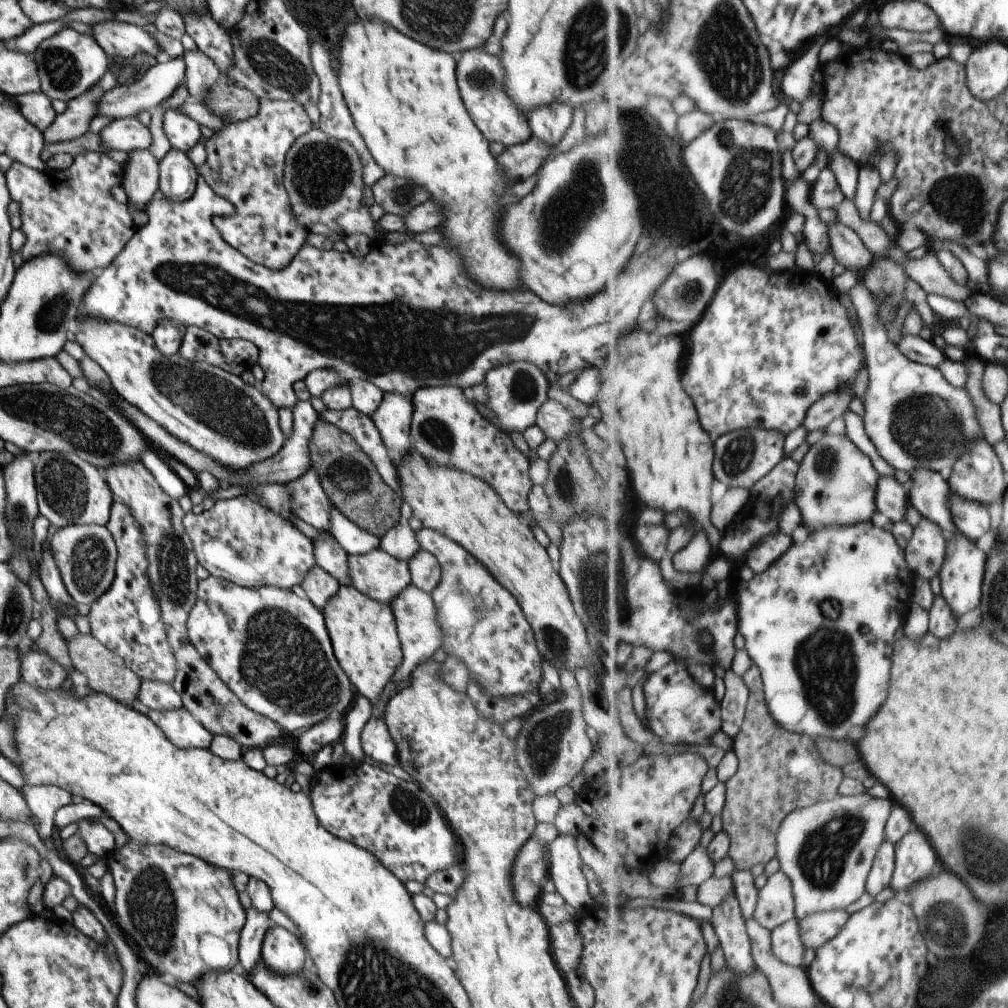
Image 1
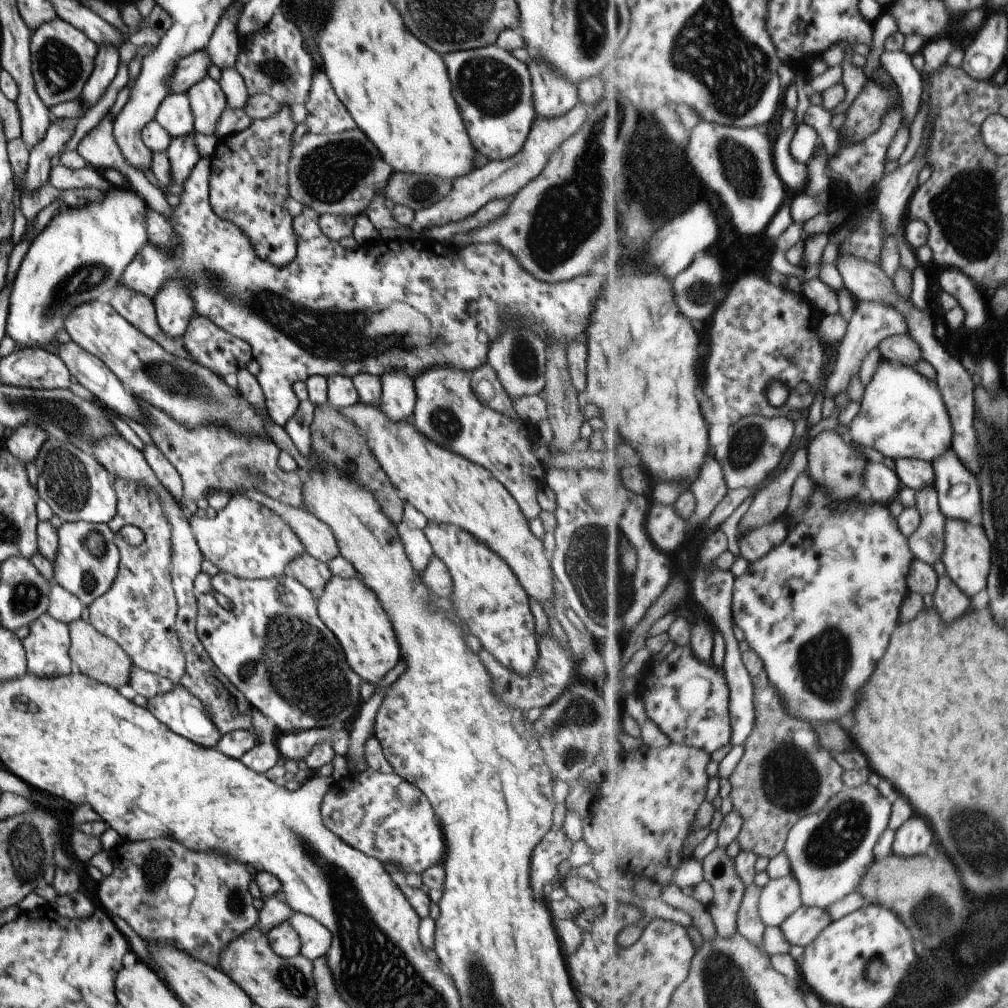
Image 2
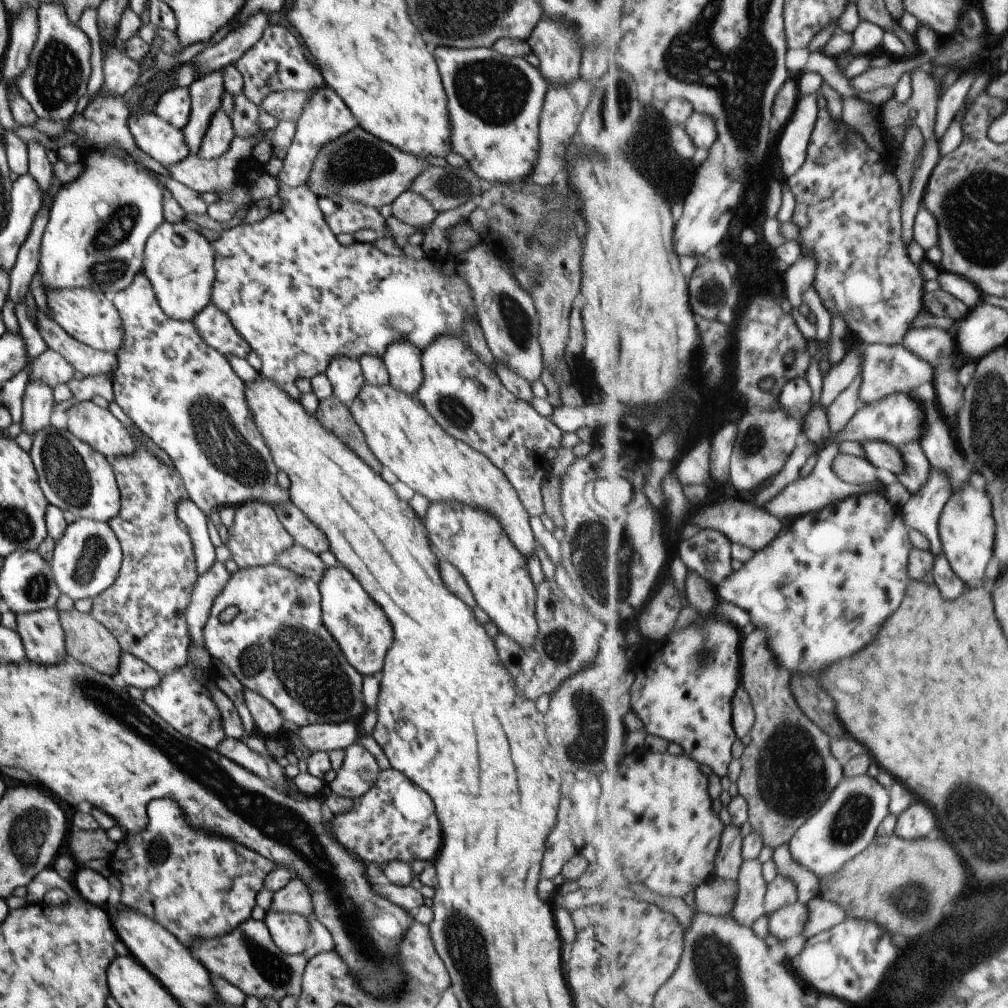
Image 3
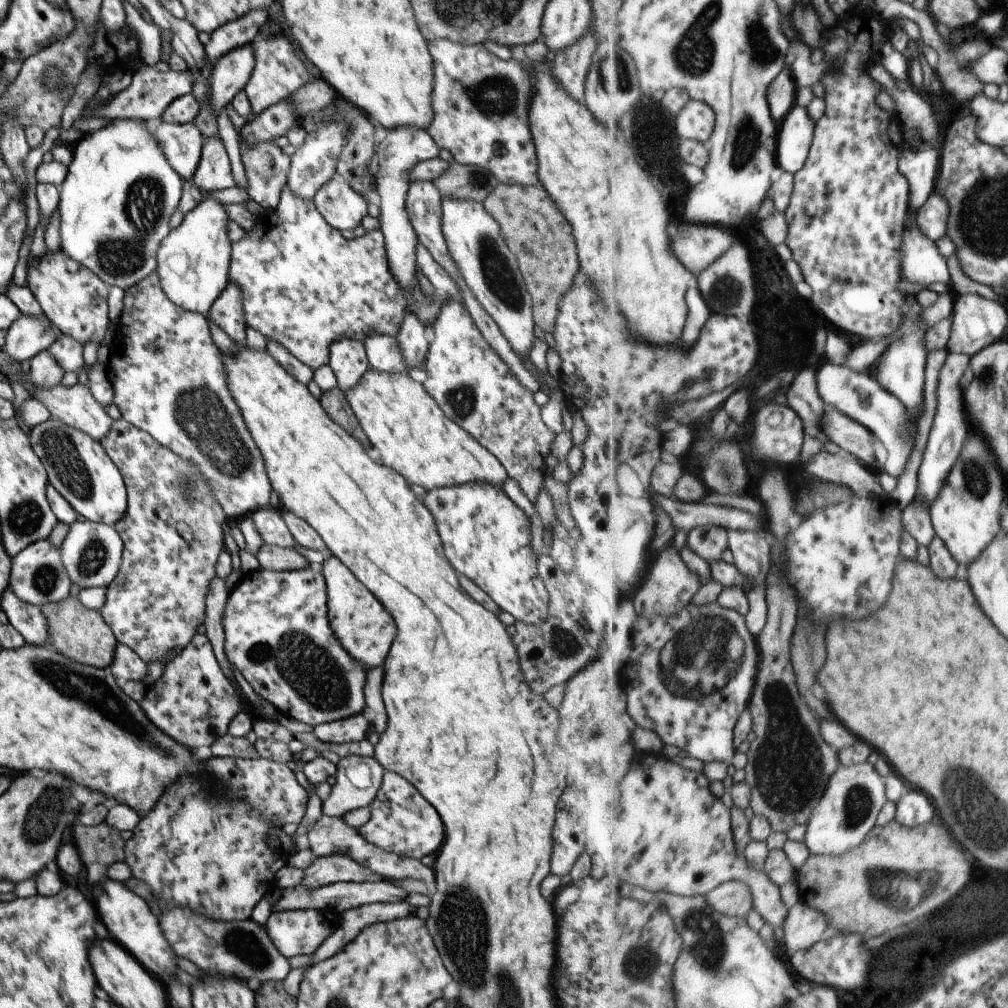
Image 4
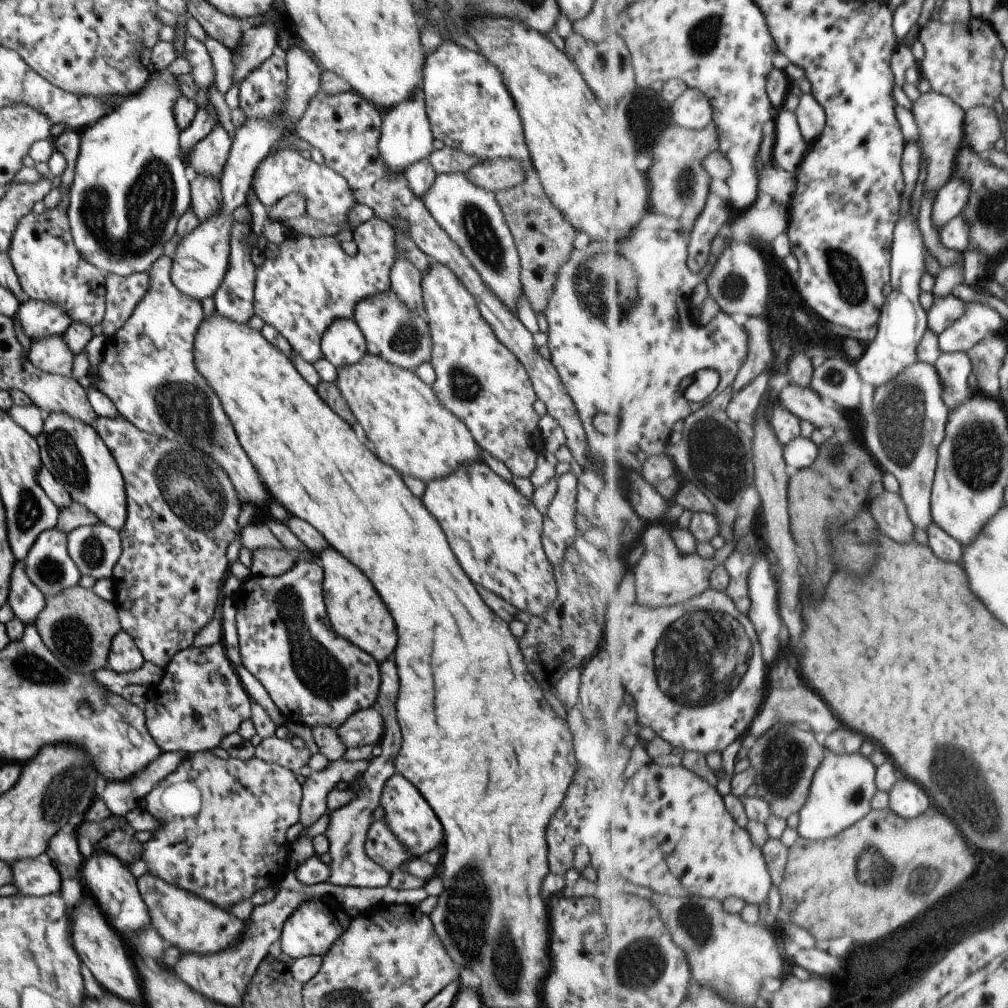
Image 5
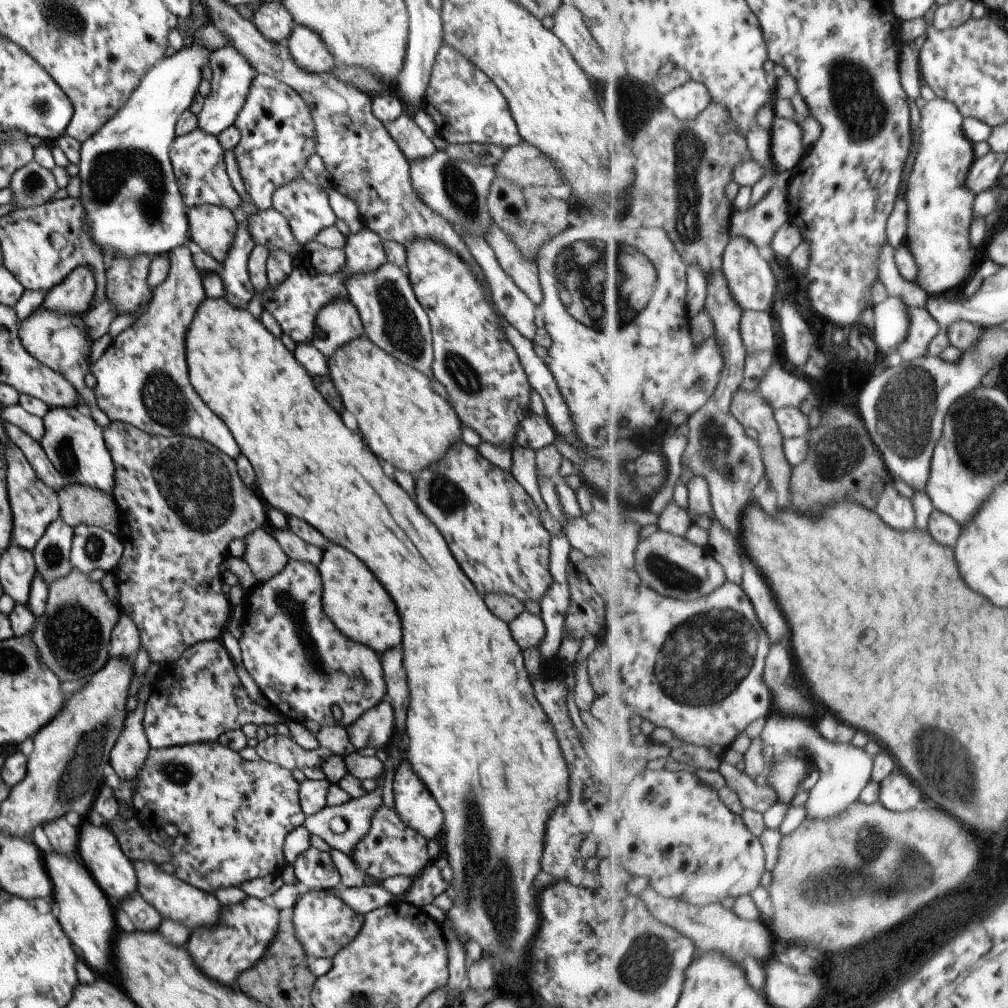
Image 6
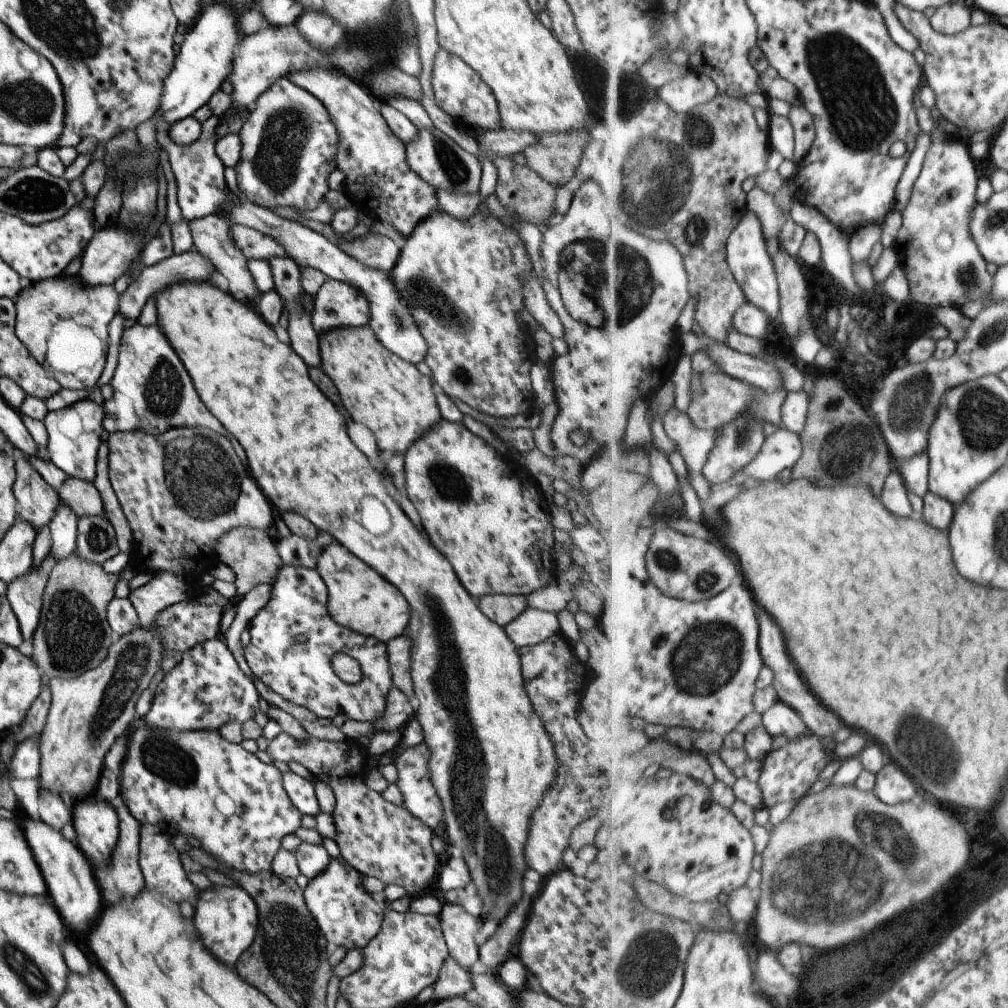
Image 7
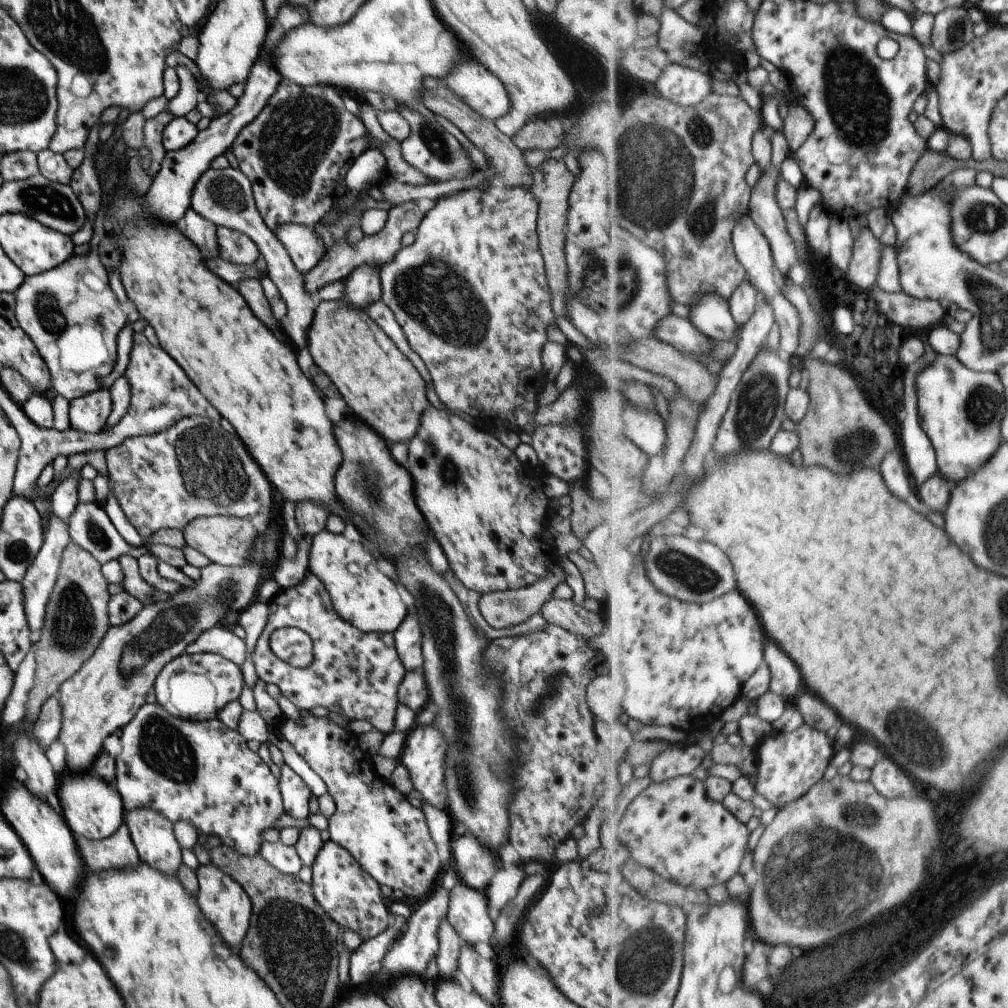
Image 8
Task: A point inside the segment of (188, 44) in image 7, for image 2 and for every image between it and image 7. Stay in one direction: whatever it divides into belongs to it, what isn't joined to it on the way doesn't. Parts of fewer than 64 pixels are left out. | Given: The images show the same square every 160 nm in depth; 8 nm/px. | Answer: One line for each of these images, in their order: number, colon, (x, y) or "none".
2: (81, 252)
3: (98, 223)
4: (119, 191)
5: (128, 190)
6: (124, 167)

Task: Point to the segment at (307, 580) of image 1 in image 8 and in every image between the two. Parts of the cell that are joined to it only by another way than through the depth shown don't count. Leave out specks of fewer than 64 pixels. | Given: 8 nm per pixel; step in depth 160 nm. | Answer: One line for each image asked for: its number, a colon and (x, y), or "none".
2: (310, 572)
3: (296, 558)
4: (272, 558)
5: (269, 562)
6: (264, 557)
7: (251, 554)
8: (226, 540)

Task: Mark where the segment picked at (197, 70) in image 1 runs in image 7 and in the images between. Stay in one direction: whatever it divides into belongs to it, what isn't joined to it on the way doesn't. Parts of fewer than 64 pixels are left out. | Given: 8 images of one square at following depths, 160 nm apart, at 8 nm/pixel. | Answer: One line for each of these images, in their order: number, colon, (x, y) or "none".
2: (206, 100)
3: (216, 138)
4: (212, 173)
5: (205, 197)
6: (211, 228)
7: (210, 235)

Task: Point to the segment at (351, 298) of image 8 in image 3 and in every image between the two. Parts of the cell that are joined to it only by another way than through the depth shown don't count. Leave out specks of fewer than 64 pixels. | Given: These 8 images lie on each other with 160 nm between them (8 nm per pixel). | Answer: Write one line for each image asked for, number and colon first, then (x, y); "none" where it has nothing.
3: (344, 373)
4: (346, 357)
5: (342, 343)
6: (337, 322)
7: (336, 304)

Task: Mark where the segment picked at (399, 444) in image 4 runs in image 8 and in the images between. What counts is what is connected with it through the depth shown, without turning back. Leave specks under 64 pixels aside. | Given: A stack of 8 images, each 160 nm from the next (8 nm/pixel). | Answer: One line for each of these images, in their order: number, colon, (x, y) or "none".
5: (411, 431)
6: (403, 421)
7: (380, 390)
8: (378, 383)

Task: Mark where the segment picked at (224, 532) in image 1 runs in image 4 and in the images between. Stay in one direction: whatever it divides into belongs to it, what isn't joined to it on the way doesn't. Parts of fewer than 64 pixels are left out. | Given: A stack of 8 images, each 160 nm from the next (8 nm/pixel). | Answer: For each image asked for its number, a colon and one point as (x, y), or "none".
2: (246, 539)
3: (256, 537)
4: (268, 522)

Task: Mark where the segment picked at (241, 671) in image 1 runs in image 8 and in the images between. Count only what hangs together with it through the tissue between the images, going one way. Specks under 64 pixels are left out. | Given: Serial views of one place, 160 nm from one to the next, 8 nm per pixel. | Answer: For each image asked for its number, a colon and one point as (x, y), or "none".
2: (271, 646)
3: (276, 645)
4: (276, 633)
5: (314, 677)
6: (302, 664)
7: (302, 673)
8: (354, 673)

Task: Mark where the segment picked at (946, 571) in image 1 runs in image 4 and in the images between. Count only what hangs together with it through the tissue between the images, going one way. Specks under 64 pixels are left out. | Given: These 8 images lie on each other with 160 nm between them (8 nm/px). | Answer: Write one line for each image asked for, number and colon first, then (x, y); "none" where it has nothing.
2: (968, 554)
3: (967, 525)
4: (965, 515)

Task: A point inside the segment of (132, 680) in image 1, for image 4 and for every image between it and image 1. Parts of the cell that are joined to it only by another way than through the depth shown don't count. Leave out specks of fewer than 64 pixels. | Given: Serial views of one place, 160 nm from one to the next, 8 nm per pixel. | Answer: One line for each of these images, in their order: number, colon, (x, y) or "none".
2: (97, 656)
3: (86, 640)
4: (80, 634)

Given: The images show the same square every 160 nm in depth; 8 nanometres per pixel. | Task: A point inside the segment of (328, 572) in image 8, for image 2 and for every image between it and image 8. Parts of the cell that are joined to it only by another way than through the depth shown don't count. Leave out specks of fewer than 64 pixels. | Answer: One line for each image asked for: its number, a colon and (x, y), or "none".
2: (350, 610)
3: (359, 627)
4: (362, 627)
5: (354, 611)
6: (351, 598)
7: (358, 598)

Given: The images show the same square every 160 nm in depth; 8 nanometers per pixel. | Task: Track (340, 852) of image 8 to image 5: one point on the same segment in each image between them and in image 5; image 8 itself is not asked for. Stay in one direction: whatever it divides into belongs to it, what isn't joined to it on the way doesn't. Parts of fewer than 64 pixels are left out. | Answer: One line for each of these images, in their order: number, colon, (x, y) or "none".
5: (311, 928)
6: (323, 924)
7: (348, 916)

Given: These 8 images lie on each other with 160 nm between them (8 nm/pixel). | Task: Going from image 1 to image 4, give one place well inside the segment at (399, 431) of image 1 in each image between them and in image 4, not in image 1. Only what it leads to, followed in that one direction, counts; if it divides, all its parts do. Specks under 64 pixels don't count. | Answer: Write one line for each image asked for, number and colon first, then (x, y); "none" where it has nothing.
2: (397, 399)
3: (403, 362)
4: (411, 341)

